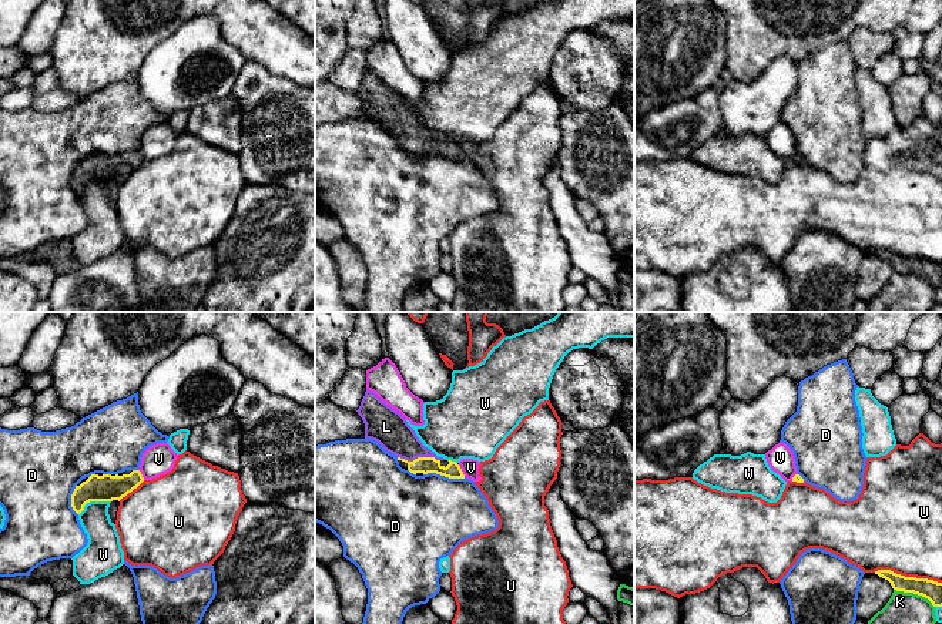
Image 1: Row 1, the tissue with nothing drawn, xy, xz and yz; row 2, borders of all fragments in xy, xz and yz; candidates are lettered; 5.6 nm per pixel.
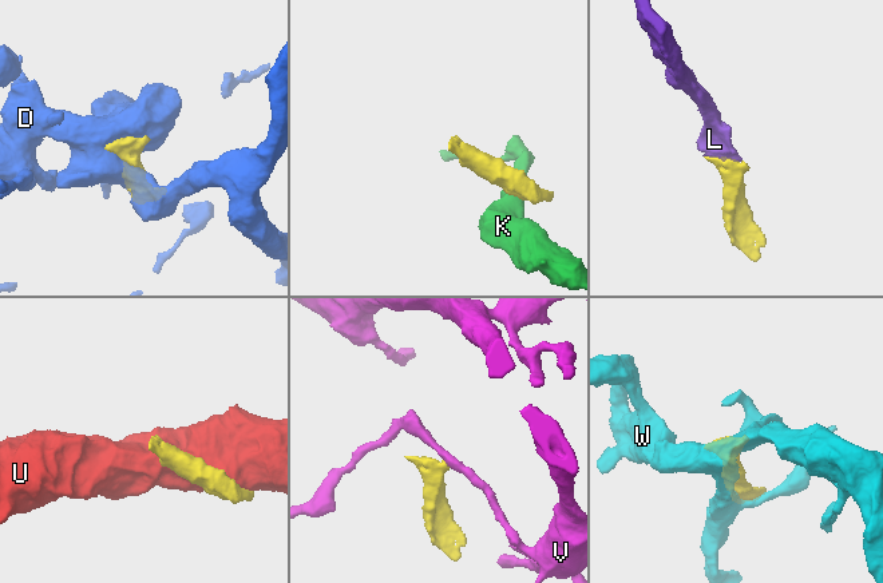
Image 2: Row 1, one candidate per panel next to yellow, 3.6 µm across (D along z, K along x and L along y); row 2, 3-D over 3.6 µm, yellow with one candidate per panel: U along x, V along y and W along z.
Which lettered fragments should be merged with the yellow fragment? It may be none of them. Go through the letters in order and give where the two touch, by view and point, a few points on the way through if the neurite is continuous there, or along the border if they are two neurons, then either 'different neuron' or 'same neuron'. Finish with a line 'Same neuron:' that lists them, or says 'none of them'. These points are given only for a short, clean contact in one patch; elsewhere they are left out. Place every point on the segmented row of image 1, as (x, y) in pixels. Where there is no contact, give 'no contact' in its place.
D: contact xz (445, 476); different neuron
K: contact yz (915, 593); border yz (894, 589), (921, 594), (935, 607); different neuron
L: contact xz (419, 458); way xz (422, 465), (419, 458), (388, 428); same neuron
U: contact yz (908, 577); different neuron
V: contact xz (461, 470); border xz (458, 465), (465, 476); different neuron
W: contact xy (93, 500); different neuron
Same neuron: L

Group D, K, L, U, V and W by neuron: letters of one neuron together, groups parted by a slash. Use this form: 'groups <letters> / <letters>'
groups D / K / L / U / V / W

